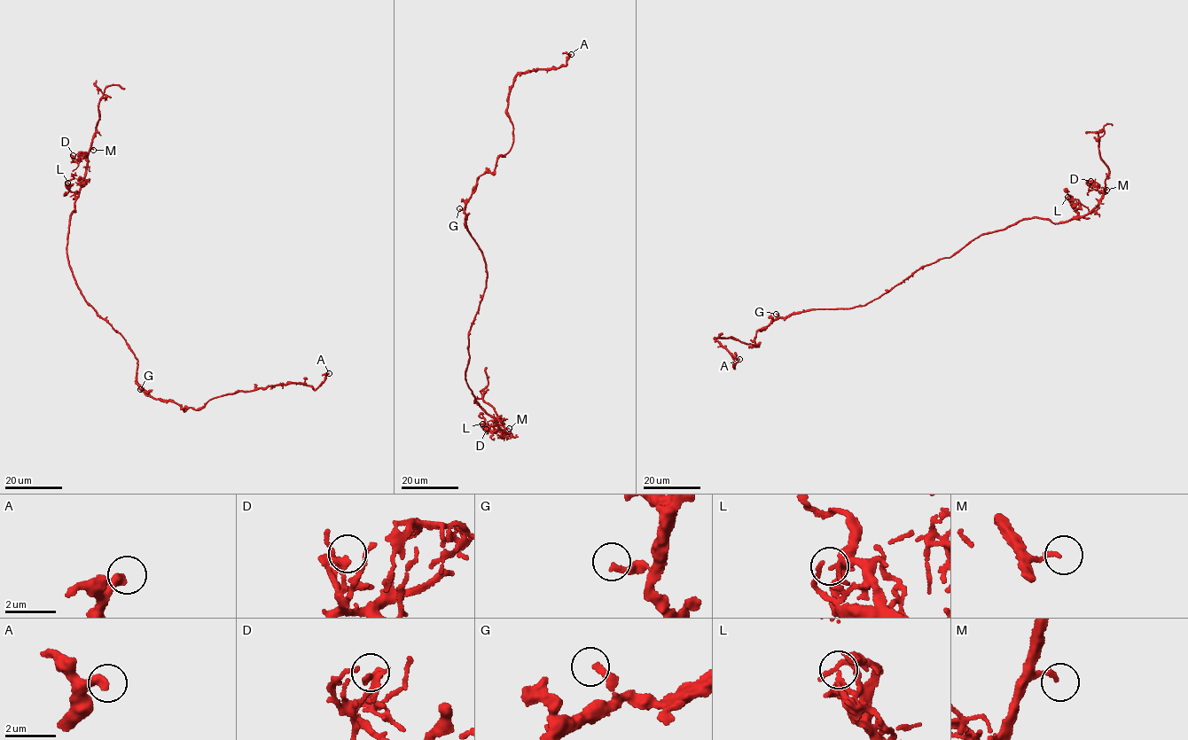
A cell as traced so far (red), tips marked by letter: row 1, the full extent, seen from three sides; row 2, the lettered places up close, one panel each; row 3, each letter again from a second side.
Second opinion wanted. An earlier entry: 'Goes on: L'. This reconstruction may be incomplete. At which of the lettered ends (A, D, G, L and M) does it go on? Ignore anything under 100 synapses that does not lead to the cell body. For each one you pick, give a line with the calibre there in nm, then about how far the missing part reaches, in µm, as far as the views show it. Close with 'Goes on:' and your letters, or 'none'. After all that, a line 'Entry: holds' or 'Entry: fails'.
A: calibre 360 nm; missing 100 µm
Goes on: A
Entry: fails

